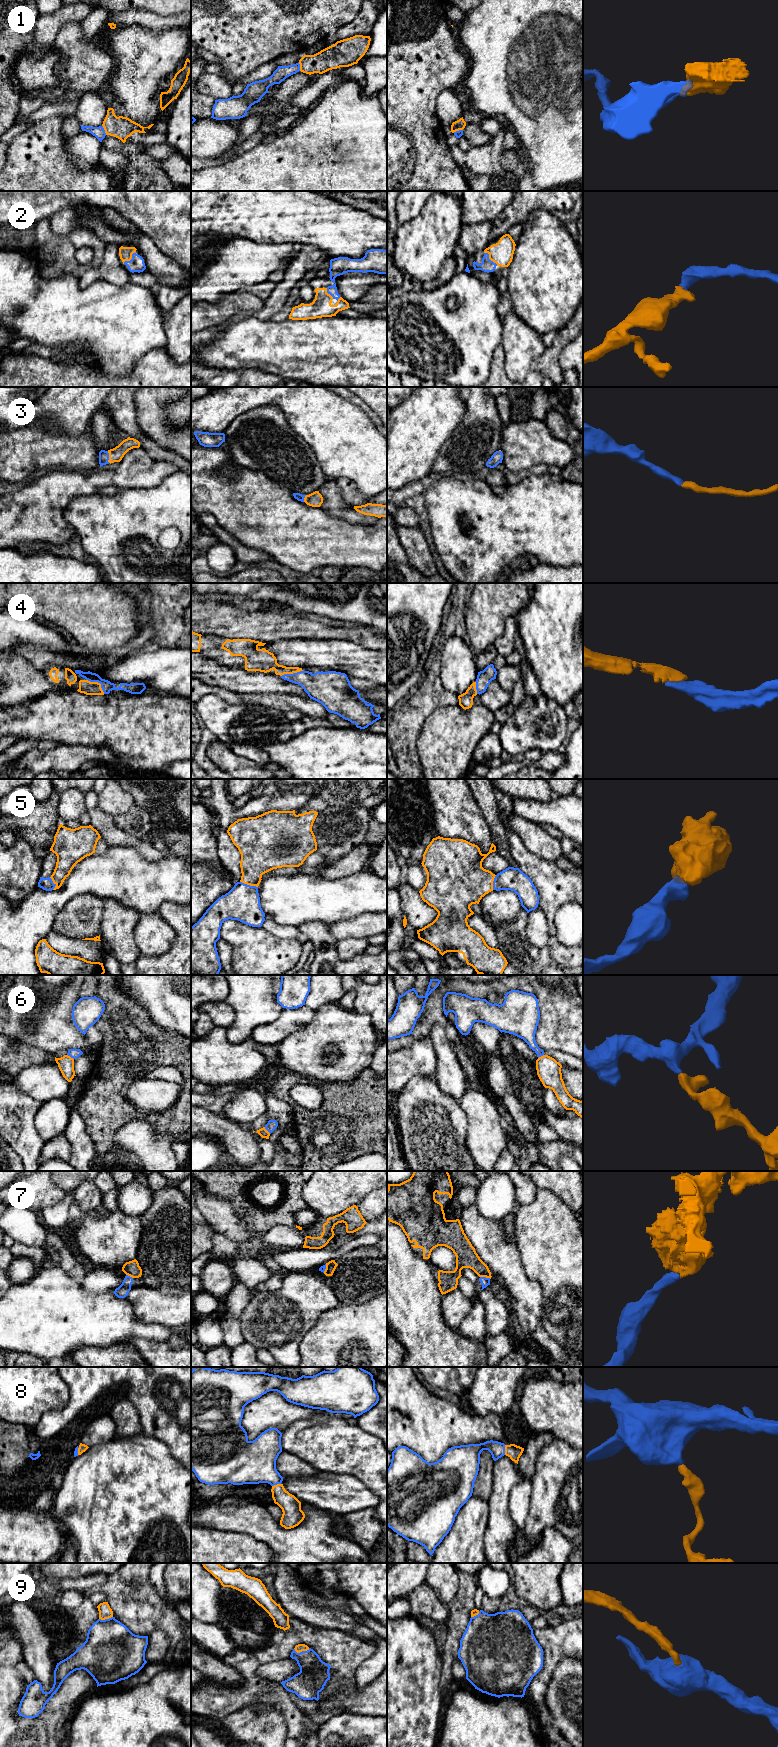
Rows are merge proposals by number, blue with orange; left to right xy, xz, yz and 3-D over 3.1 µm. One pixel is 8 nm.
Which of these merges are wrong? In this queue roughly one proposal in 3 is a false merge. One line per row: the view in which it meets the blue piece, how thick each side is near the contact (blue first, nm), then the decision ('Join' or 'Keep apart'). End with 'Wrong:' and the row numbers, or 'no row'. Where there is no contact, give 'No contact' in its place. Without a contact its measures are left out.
1: Touches blue in xy. Thickness 90 nm (blue) against 180 nm. Keep apart
2: Touches blue in yz. Thickness 100 nm (blue) against 190 nm. Join
3: Touches blue in xy. Thickness 80 nm (blue) against 120 nm. Join
4: Touches blue in xy. Thickness 90 nm (blue) against 110 nm. Join
5: Touches blue in xz. Thickness 280 nm (blue) against 280 nm. Join
6: Touches blue in xy. Thickness 80 nm (blue) against 130 nm. Keep apart
7: Touches blue in yz. Thickness 70 nm (blue) against 180 nm. Keep apart
8: Touches blue in yz. Thickness 130 nm (blue) against 120 nm. Join
9: Touches blue in xz. Thickness 240 nm (blue) against 70 nm. Join
Wrong: 1, 6, 7

